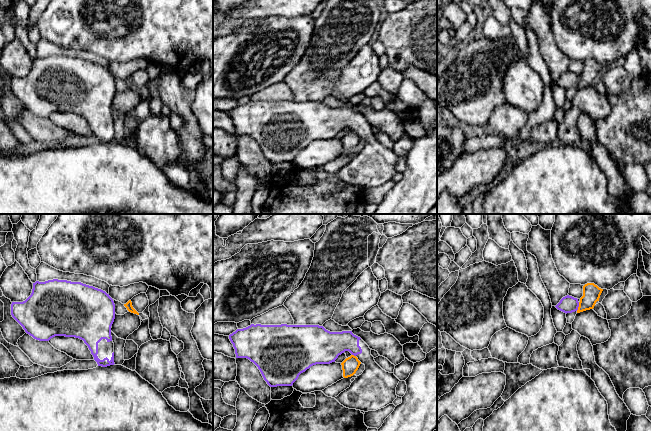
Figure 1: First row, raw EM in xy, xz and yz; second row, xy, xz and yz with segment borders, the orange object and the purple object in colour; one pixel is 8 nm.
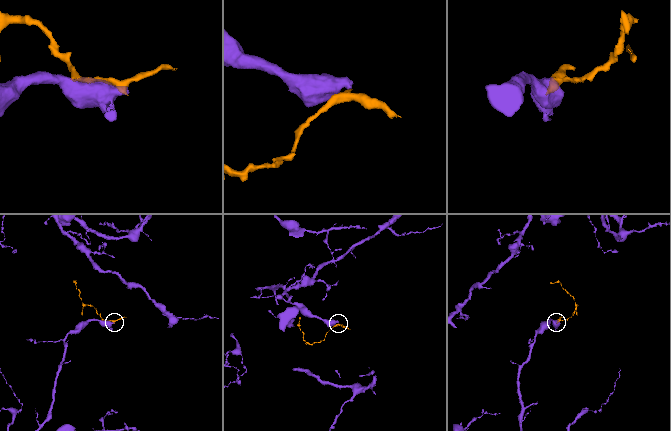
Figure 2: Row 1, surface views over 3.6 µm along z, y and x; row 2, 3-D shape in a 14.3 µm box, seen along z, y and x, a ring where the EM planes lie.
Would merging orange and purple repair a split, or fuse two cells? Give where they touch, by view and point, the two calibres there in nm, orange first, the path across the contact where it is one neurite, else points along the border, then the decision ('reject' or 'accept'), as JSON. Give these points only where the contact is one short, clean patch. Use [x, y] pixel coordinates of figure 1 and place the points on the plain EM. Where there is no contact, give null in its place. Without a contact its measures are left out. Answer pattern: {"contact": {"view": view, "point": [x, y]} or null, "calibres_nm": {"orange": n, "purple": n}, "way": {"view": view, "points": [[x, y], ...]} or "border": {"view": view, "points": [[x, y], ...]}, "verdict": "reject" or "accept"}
{"contact": {"view": "yz", "point": [579, 82]}, "calibres_nm": {"orange": 140, "purple": 140}, "border": {"view": "yz", "points": [[579, 78], [576, 86]]}, "verdict": "reject"}

